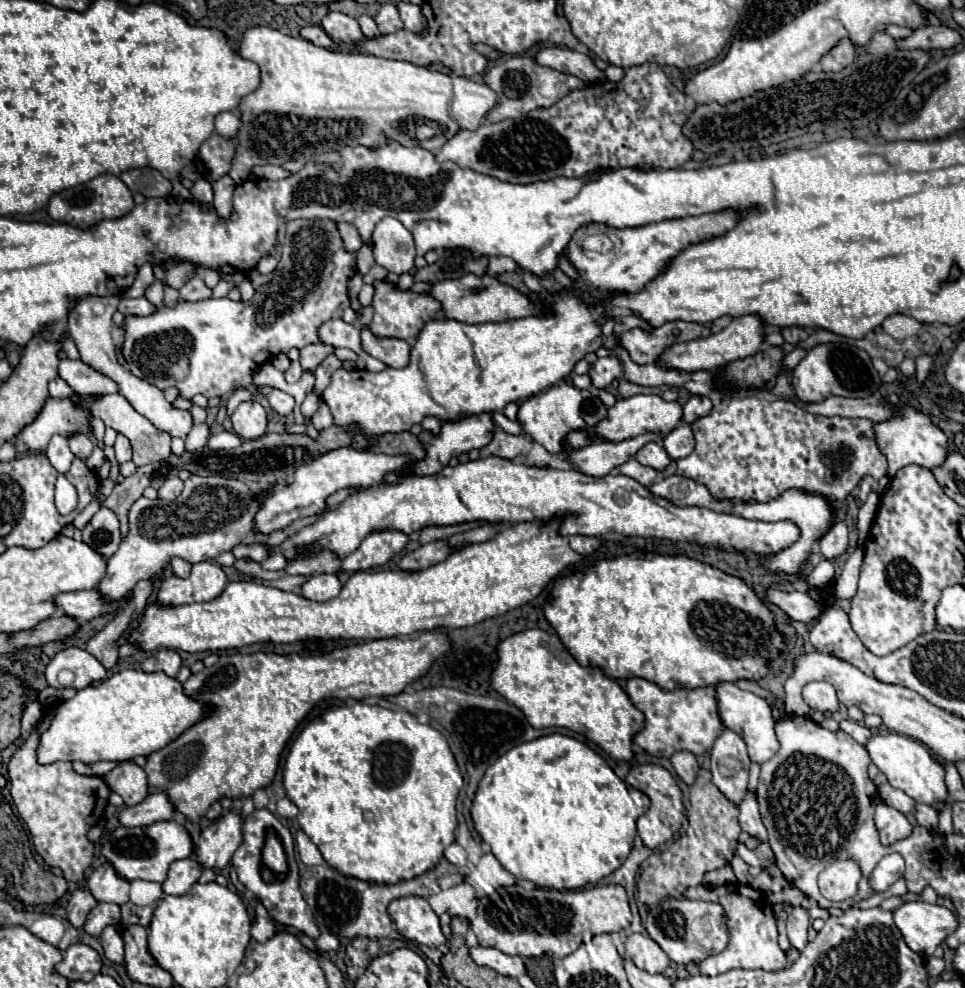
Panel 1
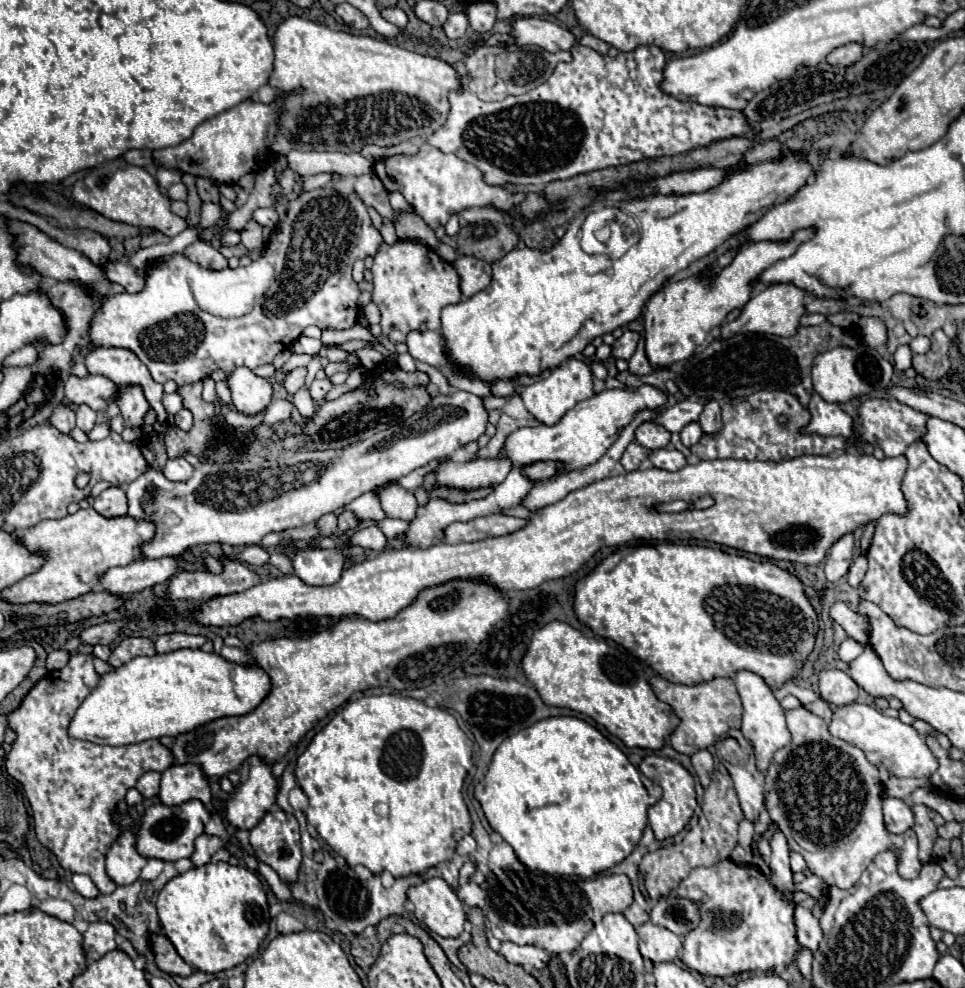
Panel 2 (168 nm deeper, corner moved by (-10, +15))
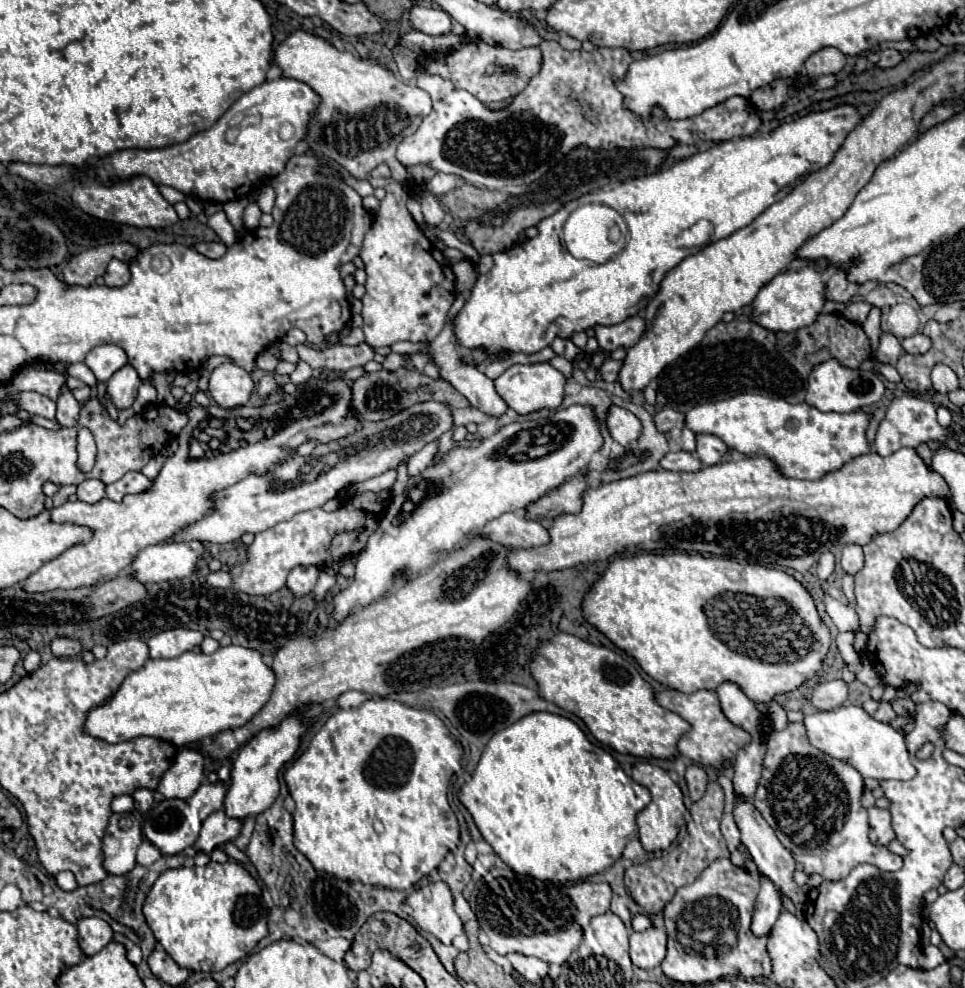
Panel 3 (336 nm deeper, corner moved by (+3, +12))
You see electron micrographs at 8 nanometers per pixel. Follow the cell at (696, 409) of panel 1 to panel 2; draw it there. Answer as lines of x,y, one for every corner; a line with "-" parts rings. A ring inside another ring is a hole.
704,400
704,410
700,414
700,426
706,434
714,434
722,428
720,422
720,404
716,400

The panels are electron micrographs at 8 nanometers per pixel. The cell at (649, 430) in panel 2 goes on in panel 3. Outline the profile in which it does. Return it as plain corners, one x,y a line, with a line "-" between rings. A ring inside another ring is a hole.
611,405
609,413
607,413
607,429
617,443
627,447
631,441
639,439
641,421
631,411
627,411
619,405

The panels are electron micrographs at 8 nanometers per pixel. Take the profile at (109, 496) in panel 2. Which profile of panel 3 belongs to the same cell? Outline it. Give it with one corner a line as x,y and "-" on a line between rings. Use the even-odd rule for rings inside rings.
85,479
77,485
77,497
85,503
97,503
105,497
105,483
101,483
99,479

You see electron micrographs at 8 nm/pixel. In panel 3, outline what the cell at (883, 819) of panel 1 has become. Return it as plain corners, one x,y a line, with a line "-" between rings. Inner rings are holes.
869,807
869,839
873,845
887,845
895,839
895,833
891,829
891,815
887,809

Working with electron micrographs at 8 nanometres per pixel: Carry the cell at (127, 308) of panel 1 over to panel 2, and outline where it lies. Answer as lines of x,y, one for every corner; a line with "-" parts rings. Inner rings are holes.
110,262
106,266
106,276
112,280
112,282
118,282
126,288
126,292
130,294
136,294
136,292
142,292
144,290
144,278
140,278
134,268
130,268
126,262

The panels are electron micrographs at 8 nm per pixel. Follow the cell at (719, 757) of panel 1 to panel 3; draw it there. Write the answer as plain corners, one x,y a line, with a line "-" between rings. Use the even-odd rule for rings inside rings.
737,801
733,815
735,815
737,827
739,827
739,831
741,831
741,843
743,843
743,845
747,847
747,851
751,853
751,857
753,857
753,861
755,861
759,873
765,875
765,877
769,877
769,879
779,887
781,895
789,897
795,905
805,903
807,897
805,897
803,889
793,881
795,859
793,859
793,855
791,855
791,851
787,851
787,849
781,845
781,841
777,839
775,831
767,825
767,821
761,817
761,813
755,809
755,805
753,805
751,801

